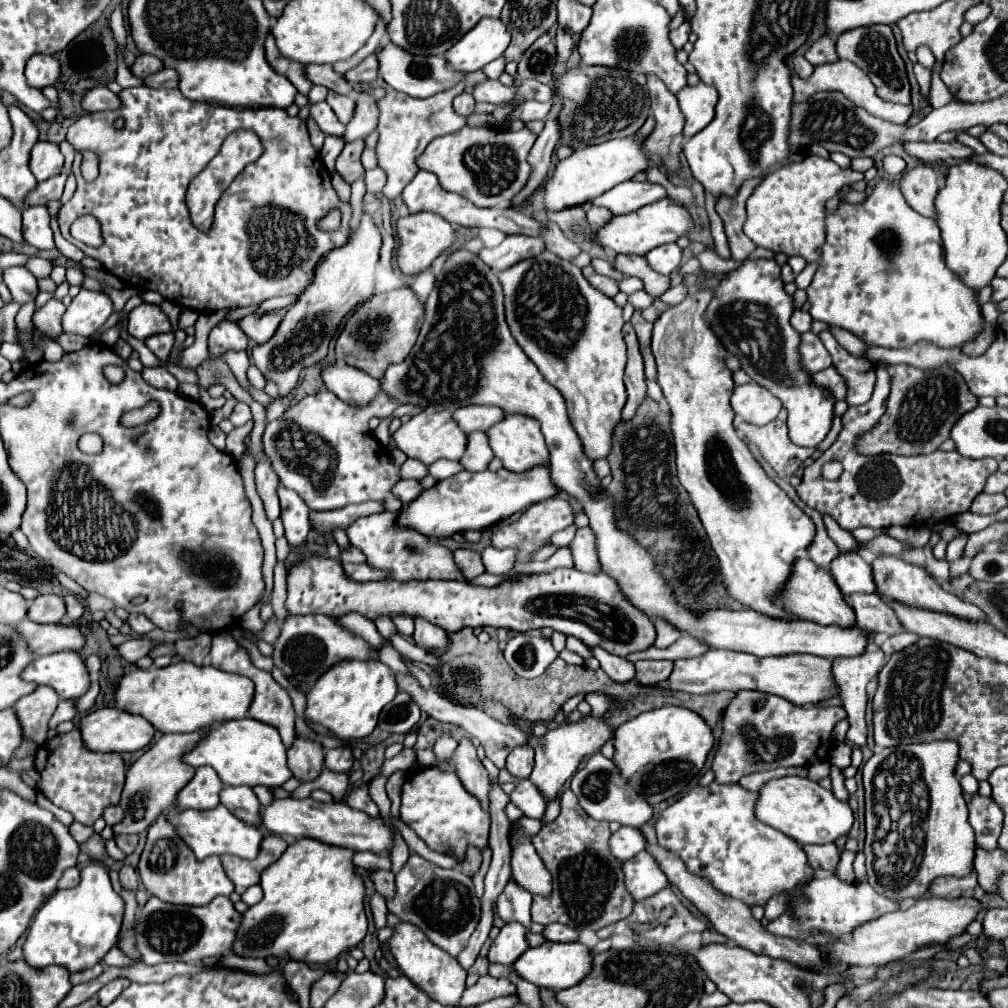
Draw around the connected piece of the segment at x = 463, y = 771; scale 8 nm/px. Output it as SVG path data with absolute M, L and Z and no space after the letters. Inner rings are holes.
M468 739L460 741L450 763L456 767L456 773L462 781L462 785L466 787L466 791L480 801L480 805L486 813L490 813L490 809L488 809L488 805L490 805L488 803L488 791L490 791L488 773L486 773L484 765L478 761L476 749Z

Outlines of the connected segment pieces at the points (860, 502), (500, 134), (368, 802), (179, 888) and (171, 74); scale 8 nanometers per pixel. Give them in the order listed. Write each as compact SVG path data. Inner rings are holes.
M876 363L876 387L874 395L868 403L858 405L858 407L848 407L848 411L842 415L842 431L838 439L822 453L822 457L816 459L814 463L804 469L801 483L795 488L798 496L806 505L818 509L820 513L828 513L836 519L836 523L842 529L856 529L856 527L872 527L872 529L884 529L890 525L924 525L924 519L934 519L934 521L944 521L950 519L952 515L960 515L970 509L974 497L982 493L986 479L998 469L996 459L966 459L958 455L956 451L944 453L944 451L934 451L932 455L918 455L918 457L896 457L896 455L860 455L856 451L856 439L868 431L874 429L874 425L880 421L880 417L886 411L886 399L890 395L890 385L892 377L886 371L888 363ZM826 461L840 461L844 471L836 481L826 481L822 479L822 465Z
M464 127L456 133L432 141L428 149L416 159L416 165L424 171L432 171L444 189L468 197L474 205L510 205L512 197L530 177L532 169L526 161L526 155L534 141L536 135L528 129L508 131L504 127Z
M370 781L354 787L352 793L348 795L348 801L346 801L346 803L352 805L354 809L360 809L360 811L368 813L370 817L372 817L372 815L376 817L376 815L378 815L378 805L370 799L370 795L368 795L368 785L370 785Z
M162 815L148 829L148 839L136 871L150 895L174 905L208 905L214 897L230 895L234 891L232 881L222 869L220 857L196 861L194 853L184 845L184 841L180 841L180 837L176 837L176 831L172 831L172 825L168 825Z
M164 67L162 71L158 71L158 73L154 73L154 75L148 75L142 83L144 83L146 87L152 87L152 89L162 89L162 87L174 89L174 87L178 87L178 73Z

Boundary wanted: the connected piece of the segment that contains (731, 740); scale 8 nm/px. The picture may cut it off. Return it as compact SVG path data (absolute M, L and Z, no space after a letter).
M738 691L724 711L722 739L712 761L714 781L738 783L750 773L822 761L832 749L830 733L840 719L846 719L844 707L796 707L778 695Z

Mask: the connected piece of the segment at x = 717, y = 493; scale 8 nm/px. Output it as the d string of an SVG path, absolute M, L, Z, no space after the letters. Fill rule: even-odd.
M698 289L688 293L682 303L666 309L654 321L652 331L652 353L658 365L658 383L672 413L672 435L676 447L676 467L682 487L688 491L694 509L708 533L712 549L724 571L724 585L730 597L756 609L758 613L768 613L772 617L792 617L784 609L772 603L776 591L790 577L792 563L804 549L812 543L814 525L804 511L800 511L792 499L764 473L760 463L750 453L748 445L738 437L732 419L734 411L730 407L730 397L736 387L732 371L726 367L726 349L710 329L704 319L704 311L712 299L712 289Z

